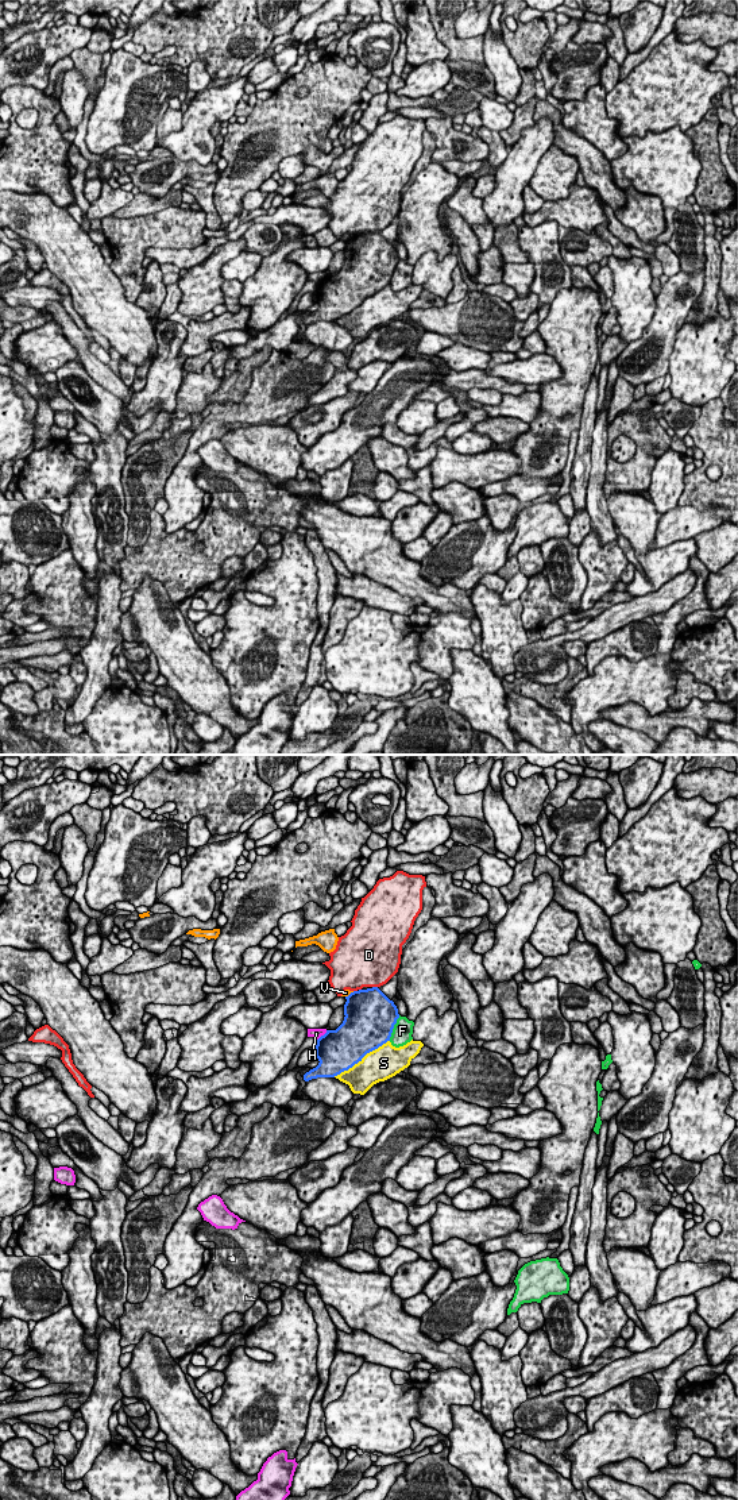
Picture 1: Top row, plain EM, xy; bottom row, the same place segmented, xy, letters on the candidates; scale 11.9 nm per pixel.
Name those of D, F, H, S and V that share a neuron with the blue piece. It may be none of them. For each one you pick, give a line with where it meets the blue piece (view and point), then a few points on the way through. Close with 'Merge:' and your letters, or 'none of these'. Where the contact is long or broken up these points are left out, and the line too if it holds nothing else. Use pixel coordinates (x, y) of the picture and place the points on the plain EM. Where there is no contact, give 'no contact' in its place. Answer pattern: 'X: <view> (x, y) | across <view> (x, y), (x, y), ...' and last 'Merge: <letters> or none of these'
Merge: none of these

